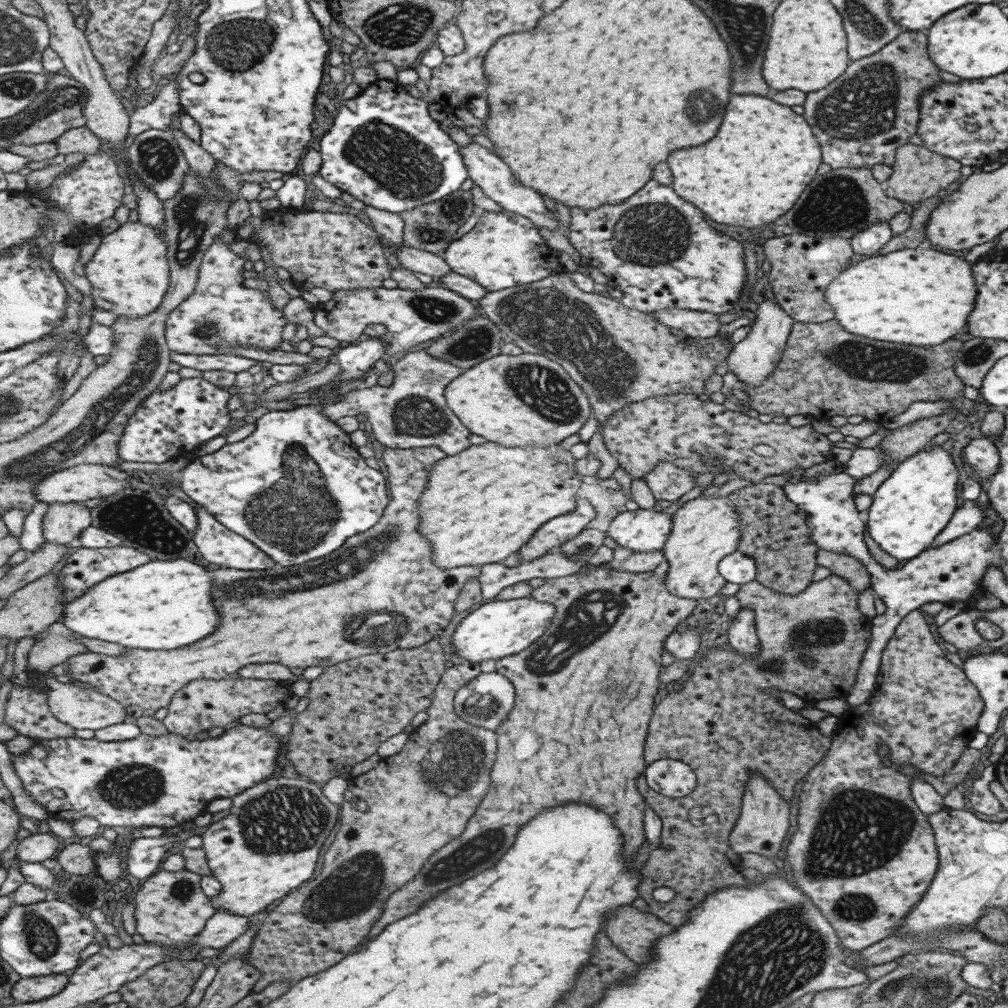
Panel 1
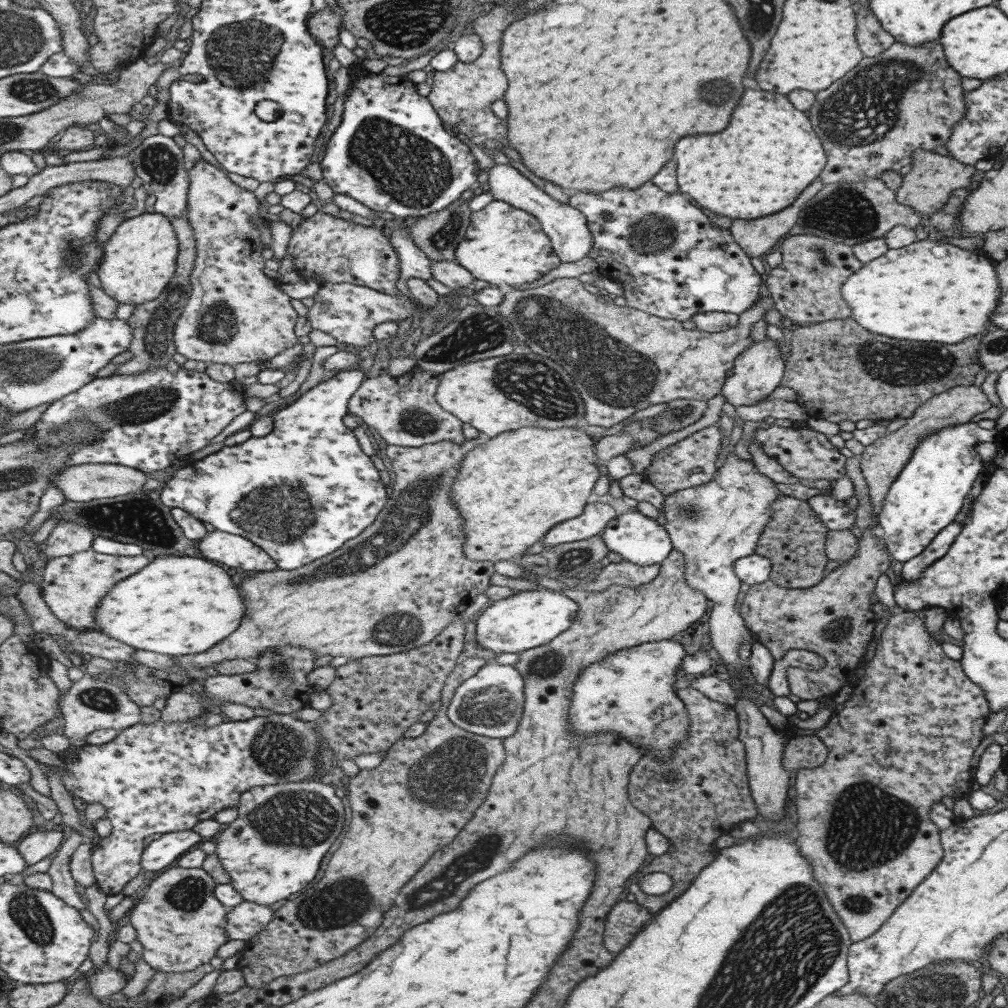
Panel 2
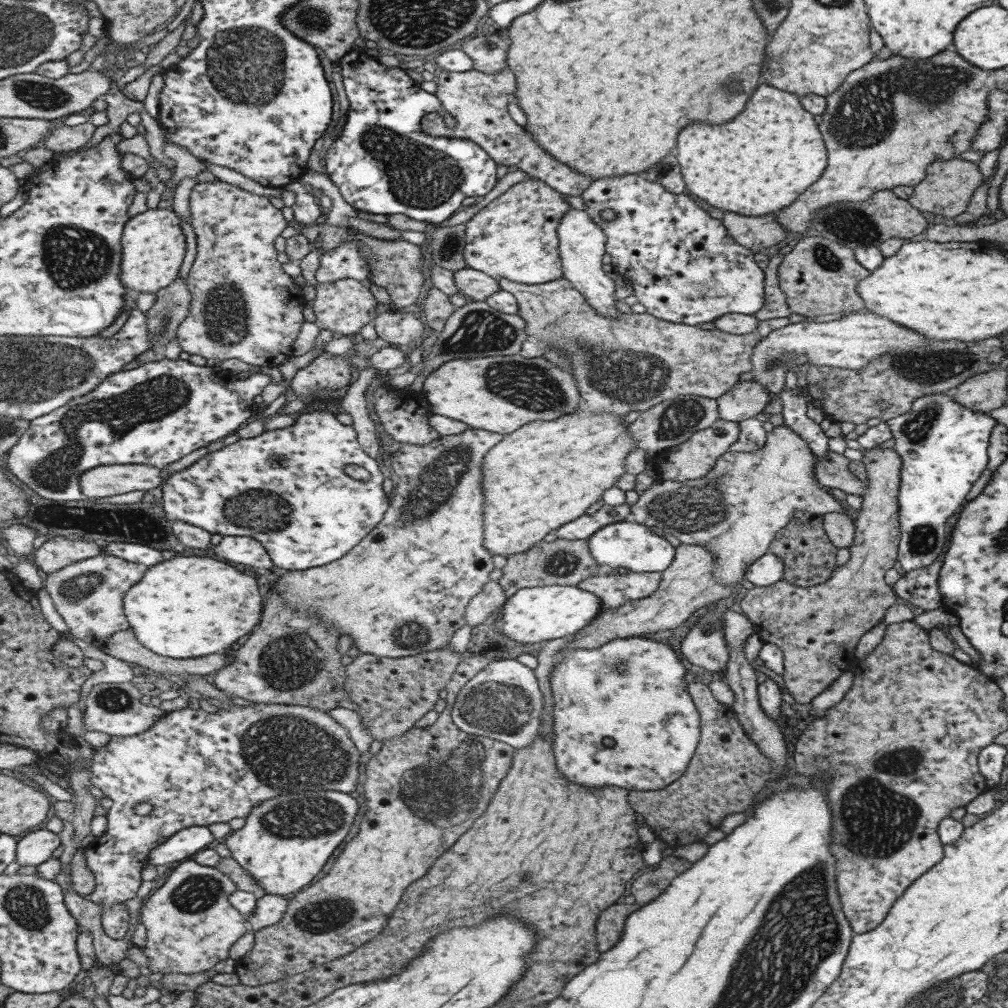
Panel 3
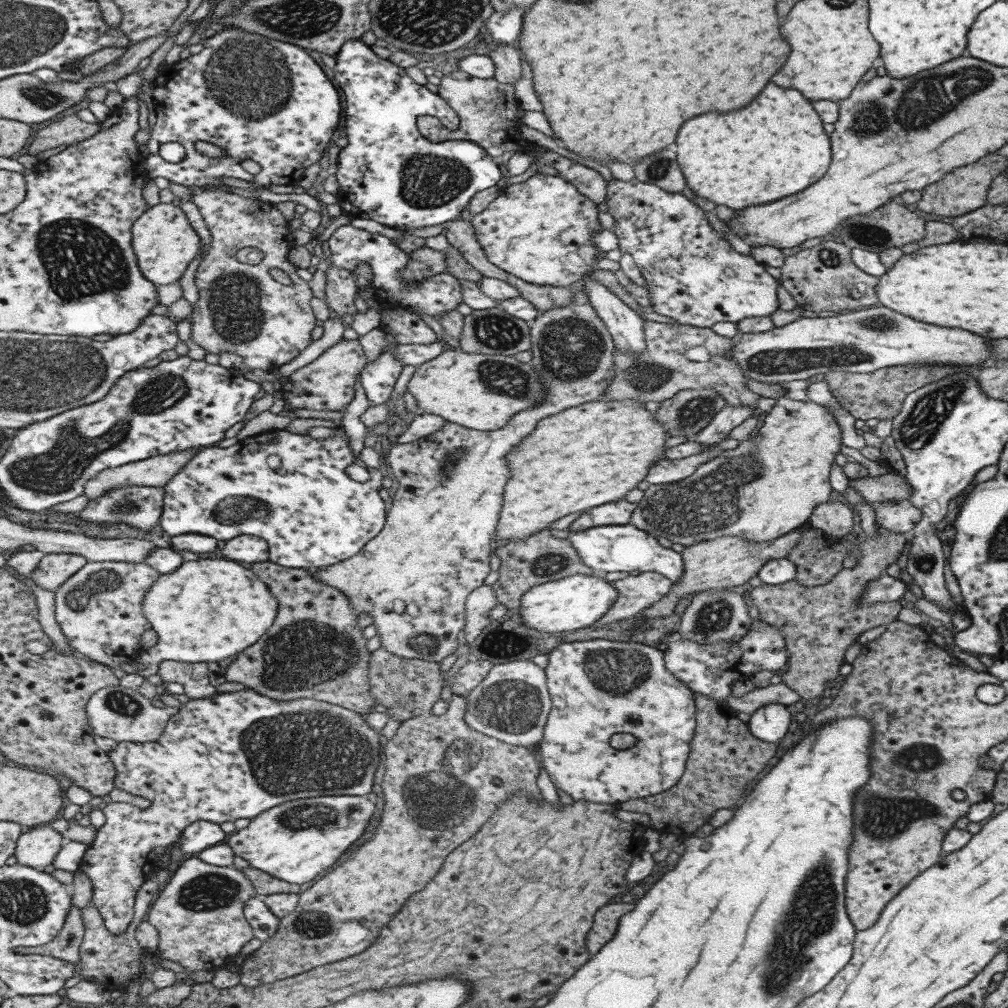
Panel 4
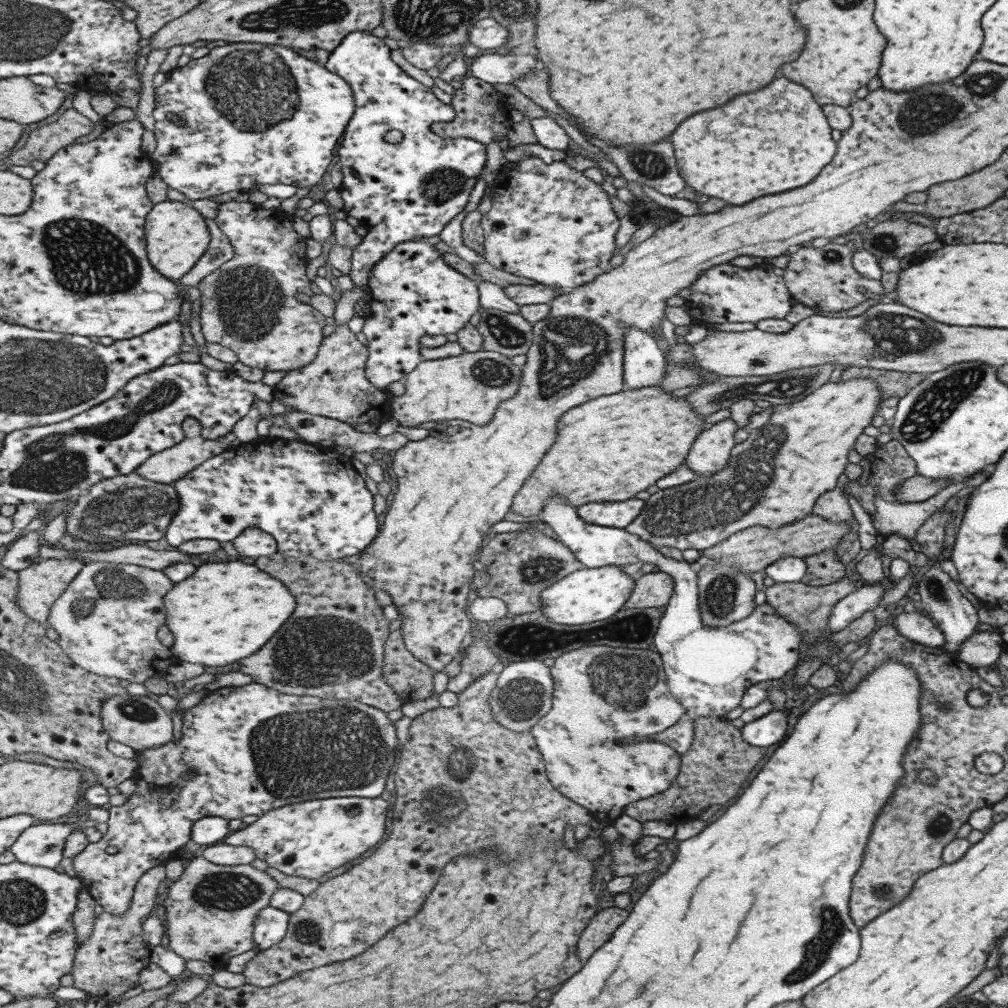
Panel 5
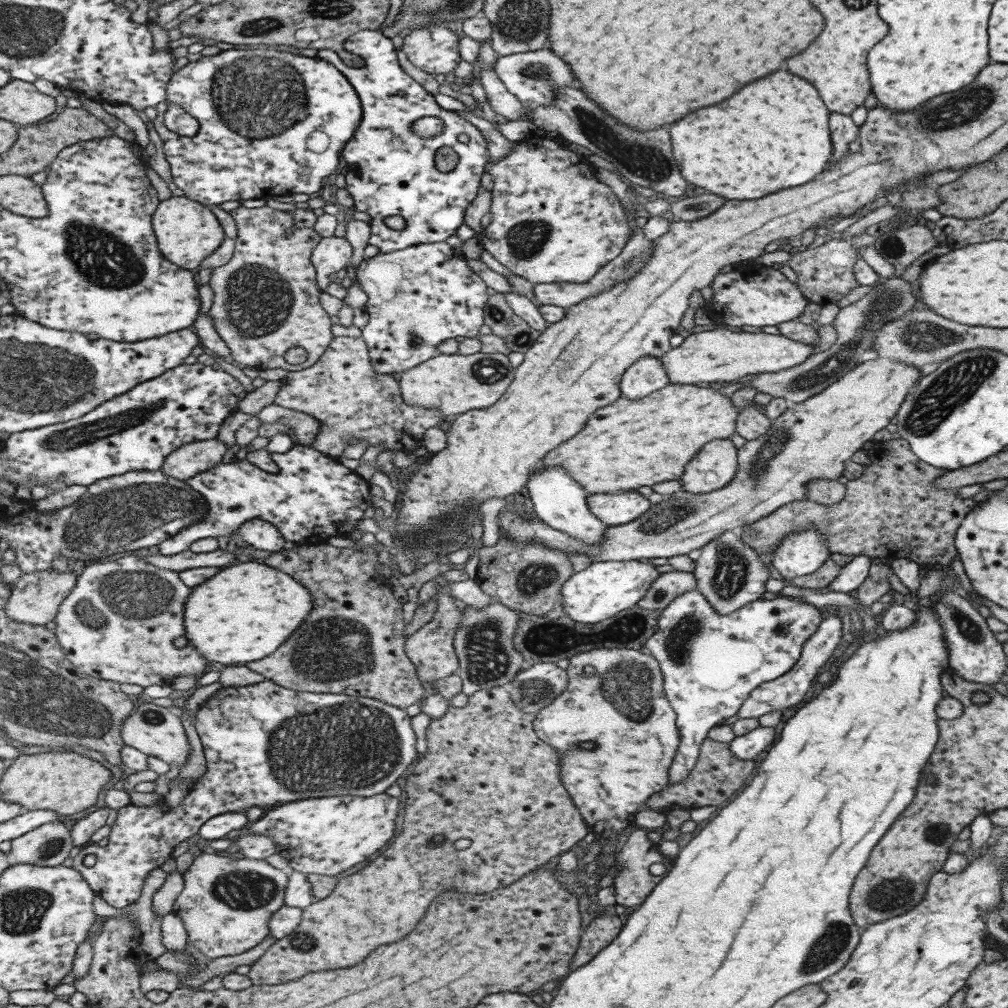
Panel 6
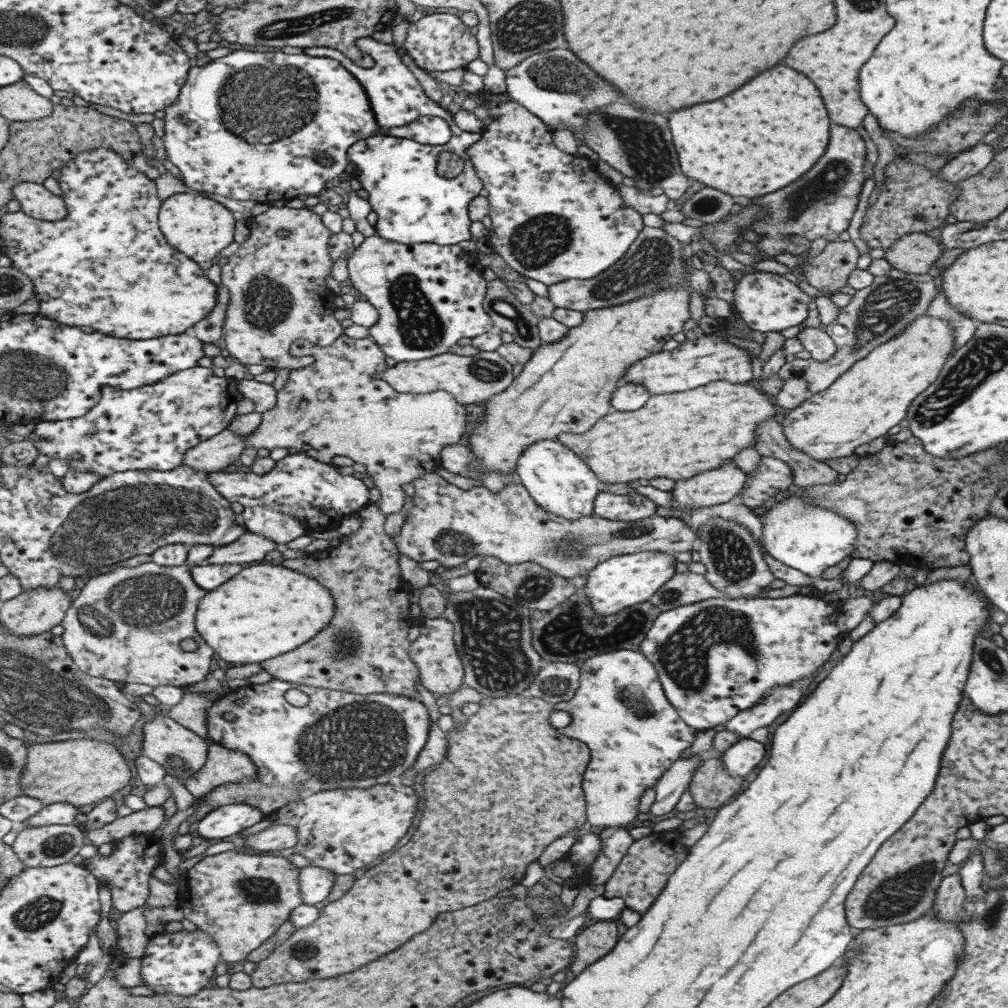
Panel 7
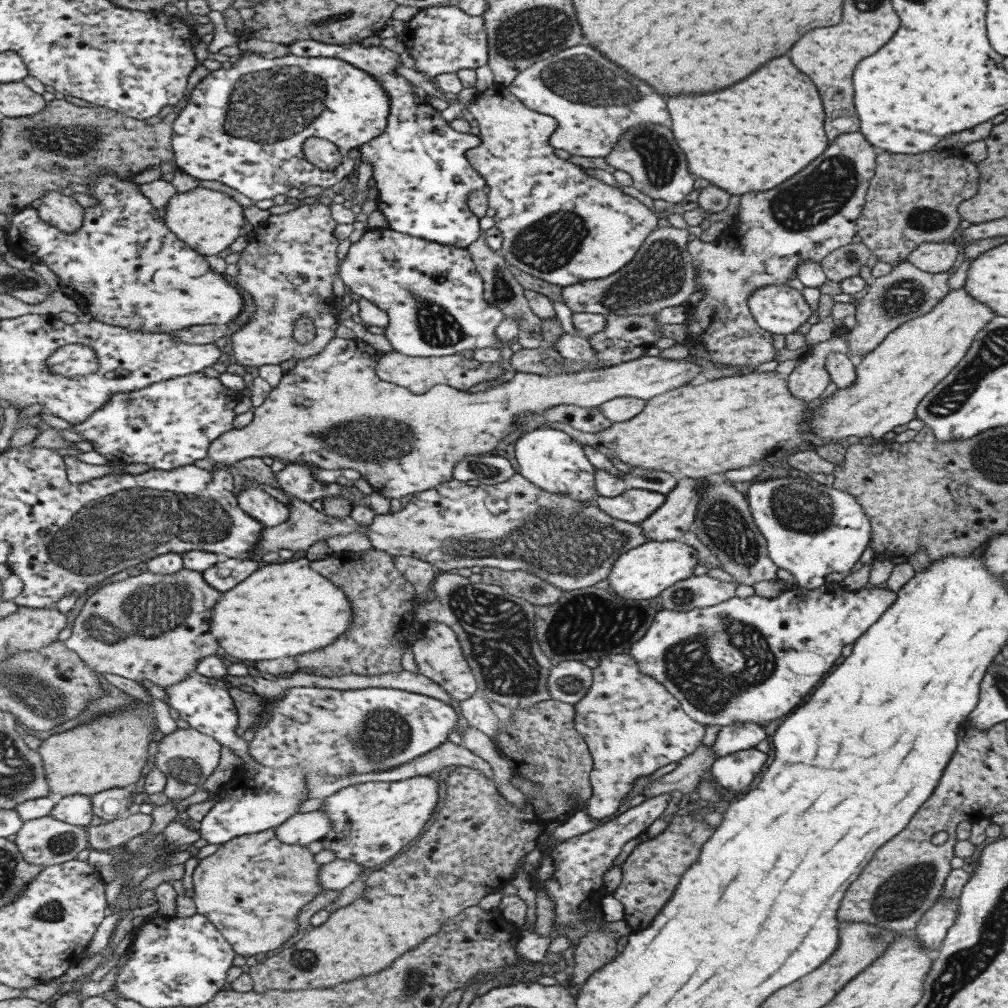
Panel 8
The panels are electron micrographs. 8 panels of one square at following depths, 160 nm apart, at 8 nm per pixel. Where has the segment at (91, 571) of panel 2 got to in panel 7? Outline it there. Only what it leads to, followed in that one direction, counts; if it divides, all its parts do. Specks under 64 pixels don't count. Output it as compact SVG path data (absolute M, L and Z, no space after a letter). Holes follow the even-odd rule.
M147 562L135 568L115 569L91 577L72 602L66 619L63 619L62 634L64 644L83 673L93 677L118 681L119 683L137 683L150 687L177 686L184 688L189 684L205 681L211 675L211 656L215 650L201 638L198 631L197 606L207 594L201 586L195 584L194 570L189 565L165 567L155 562ZM192 638L198 648L187 652L181 649L181 642Z

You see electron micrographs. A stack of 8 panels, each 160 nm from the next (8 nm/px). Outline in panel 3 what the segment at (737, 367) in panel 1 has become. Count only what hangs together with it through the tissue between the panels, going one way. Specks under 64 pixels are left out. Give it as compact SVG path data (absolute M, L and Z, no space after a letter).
M752 376L752 380L750 382L749 381L739 381L737 384L734 384L734 387L732 389L725 391L721 396L719 396L719 398L716 398L716 409L718 410L718 418L721 420L733 421L733 422L750 419L750 418L758 418L760 410L770 401L771 397L772 397L772 395L769 394L768 390L764 386L758 385L757 383L753 382L753 376Z

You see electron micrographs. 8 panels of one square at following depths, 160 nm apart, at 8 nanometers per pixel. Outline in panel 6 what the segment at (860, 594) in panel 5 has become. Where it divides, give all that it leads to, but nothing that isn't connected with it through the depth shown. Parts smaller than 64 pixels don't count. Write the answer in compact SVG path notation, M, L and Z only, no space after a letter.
M826 616L821 619L819 626L815 632L807 637L805 643L802 644L799 658L794 666L785 675L779 676L766 683L758 684L751 692L748 692L746 699L741 703L739 710L736 712L739 719L757 719L758 716L763 716L767 712L773 710L783 710L789 706L794 706L803 701L803 696L807 694L807 690L811 690L811 682L817 676L817 671L822 664L831 656L831 652L841 636L841 618L839 616Z

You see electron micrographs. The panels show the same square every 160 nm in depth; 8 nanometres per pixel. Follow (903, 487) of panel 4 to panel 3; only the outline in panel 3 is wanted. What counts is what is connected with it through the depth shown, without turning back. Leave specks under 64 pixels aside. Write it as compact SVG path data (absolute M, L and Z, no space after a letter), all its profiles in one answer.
M827 451L826 457L815 456L814 479L822 488L837 488L847 494L861 496L866 489L866 480L860 481L847 470L847 458L842 454Z

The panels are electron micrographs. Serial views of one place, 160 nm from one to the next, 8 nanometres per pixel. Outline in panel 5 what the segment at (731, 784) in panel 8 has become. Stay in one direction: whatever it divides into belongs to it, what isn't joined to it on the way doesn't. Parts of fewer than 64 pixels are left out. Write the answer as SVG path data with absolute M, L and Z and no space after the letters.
M769 711L767 714L746 722L741 728L741 738L750 745L767 747L779 742L787 732L787 720L783 711Z

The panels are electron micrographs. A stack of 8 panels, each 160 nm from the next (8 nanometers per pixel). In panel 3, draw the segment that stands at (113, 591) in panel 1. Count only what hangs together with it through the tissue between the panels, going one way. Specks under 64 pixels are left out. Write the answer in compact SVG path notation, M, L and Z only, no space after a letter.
M179 556L147 570L143 584L139 584L139 588L131 588L131 592L128 592L126 610L130 629L137 634L137 640L143 646L172 659L191 659L225 652L225 648L231 648L239 638L251 634L261 622L263 596L255 578L235 570L225 562L219 562L215 558Z

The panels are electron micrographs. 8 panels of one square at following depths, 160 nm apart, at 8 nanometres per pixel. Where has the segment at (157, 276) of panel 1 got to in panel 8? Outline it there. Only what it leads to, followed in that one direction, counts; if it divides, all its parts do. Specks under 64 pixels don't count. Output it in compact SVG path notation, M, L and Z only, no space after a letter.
M207 188L178 193L171 198L166 208L166 225L191 248L198 249L206 257L227 250L241 236L242 228L247 222L245 208L237 200L223 192Z

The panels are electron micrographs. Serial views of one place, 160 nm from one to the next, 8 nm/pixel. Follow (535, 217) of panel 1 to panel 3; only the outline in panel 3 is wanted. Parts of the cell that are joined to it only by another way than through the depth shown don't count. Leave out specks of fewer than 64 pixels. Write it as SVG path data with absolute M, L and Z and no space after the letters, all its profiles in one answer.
M569 209L558 220L555 234L558 240L556 249L559 253L562 276L585 297L589 306L603 316L616 319L621 312L613 307L617 301L614 296L614 282L603 273L601 264L601 256L605 254L603 231L587 216L585 211Z

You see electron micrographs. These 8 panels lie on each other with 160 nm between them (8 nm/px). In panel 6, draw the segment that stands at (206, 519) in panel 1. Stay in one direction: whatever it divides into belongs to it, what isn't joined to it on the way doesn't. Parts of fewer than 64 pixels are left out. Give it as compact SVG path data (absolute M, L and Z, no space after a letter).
M260 518L248 520L238 532L251 547L272 553L283 550L287 541L274 524Z

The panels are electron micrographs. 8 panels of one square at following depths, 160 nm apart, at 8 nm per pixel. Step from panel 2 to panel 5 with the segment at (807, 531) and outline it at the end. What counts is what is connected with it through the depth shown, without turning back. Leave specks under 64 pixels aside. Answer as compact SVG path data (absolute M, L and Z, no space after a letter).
M834 550L803 557L807 570L801 583L810 587L832 584L845 577L844 565L836 558Z

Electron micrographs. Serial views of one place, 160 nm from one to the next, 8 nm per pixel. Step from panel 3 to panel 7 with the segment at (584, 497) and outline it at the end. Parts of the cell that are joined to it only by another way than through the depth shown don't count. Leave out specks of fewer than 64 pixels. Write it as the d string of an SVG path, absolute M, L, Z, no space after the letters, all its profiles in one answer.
M723 380L710 382L683 392L651 395L641 408L634 411L615 411L597 419L591 428L581 434L560 432L556 439L575 453L603 484L635 482L652 478L685 480L698 472L720 467L731 460L742 448L754 448L754 428L772 419L779 407L771 402L771 396L755 390L753 385Z

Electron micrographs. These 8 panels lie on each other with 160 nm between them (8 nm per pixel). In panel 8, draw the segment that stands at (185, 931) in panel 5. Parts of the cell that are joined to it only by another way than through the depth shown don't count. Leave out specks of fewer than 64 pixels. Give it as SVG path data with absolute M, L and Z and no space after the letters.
M273 828L234 838L219 847L219 849L212 855L209 855L205 859L201 859L195 867L193 872L194 895L192 897L195 901L198 914L206 916L223 933L223 936L230 941L233 950L245 959L249 959L249 961L256 961L259 955L263 954L263 952L266 953L271 952L271 950L277 950L277 948L281 948L281 946L283 946L283 944L285 944L291 936L295 936L295 932L297 932L297 928L299 928L297 916L299 916L301 908L303 908L303 906L307 906L311 900L315 900L315 896L321 892L322 883L319 875L323 865L319 865L315 862L313 852L310 852L305 845L307 844L285 844L284 842L281 842L277 838L275 828Z

